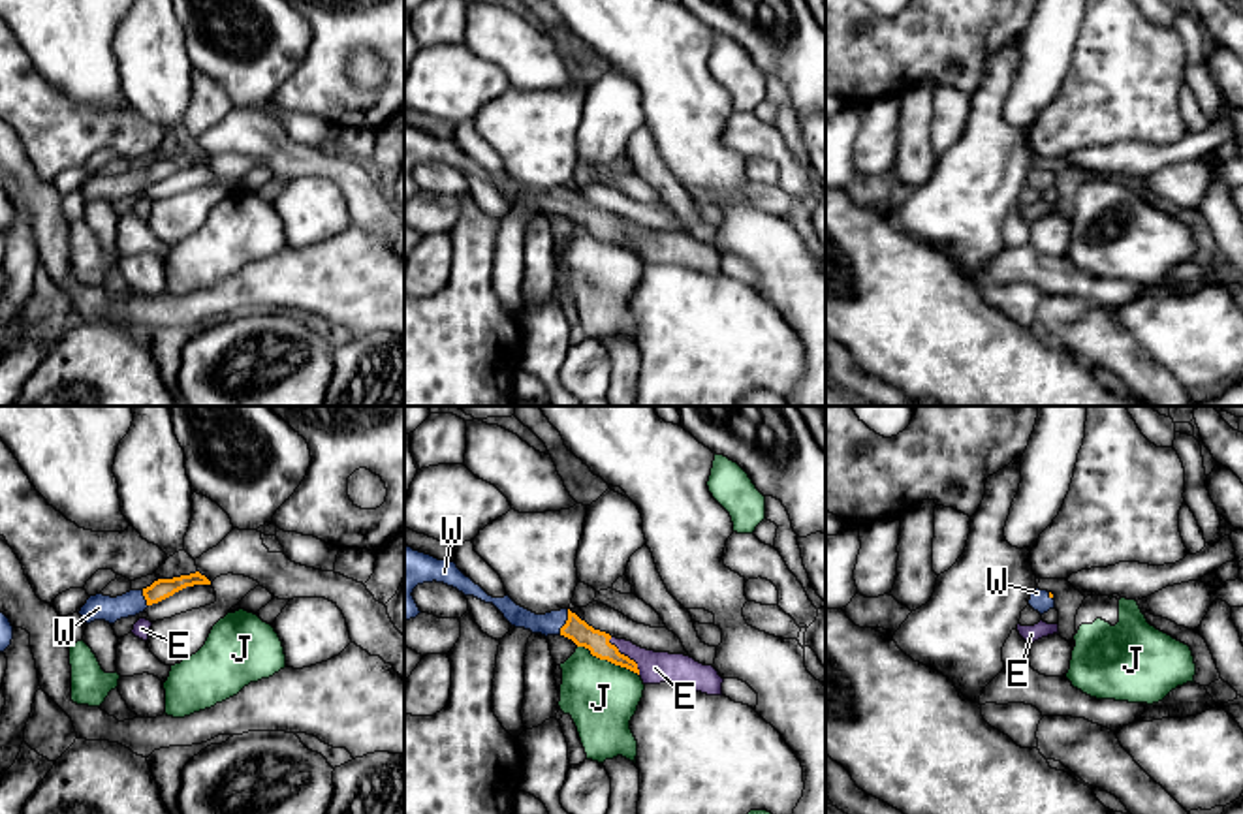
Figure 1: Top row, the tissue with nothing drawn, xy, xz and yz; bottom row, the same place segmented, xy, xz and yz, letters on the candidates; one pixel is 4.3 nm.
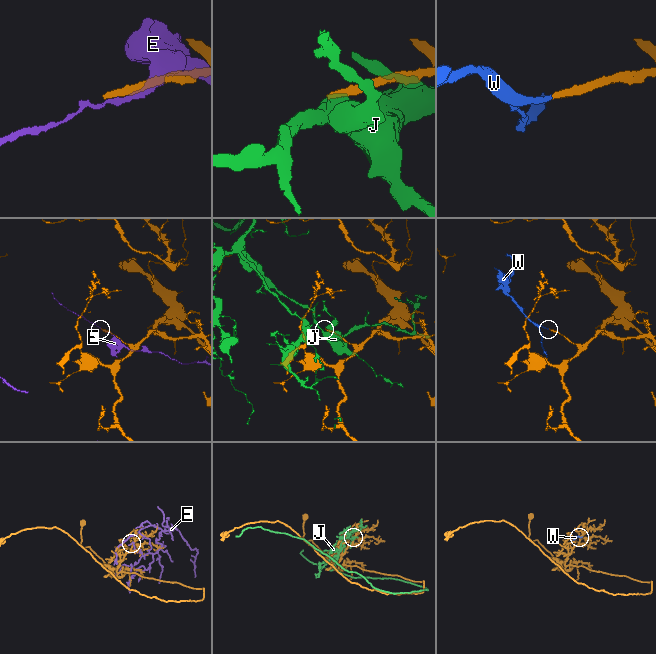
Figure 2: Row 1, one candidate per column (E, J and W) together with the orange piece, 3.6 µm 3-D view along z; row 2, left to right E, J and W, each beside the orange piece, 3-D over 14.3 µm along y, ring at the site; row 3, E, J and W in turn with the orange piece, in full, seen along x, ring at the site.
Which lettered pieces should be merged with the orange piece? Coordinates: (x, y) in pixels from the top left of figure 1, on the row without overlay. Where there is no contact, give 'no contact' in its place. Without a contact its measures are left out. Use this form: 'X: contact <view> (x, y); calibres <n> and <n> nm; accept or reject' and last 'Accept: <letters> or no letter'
E: contact xz (627, 235); calibres 100 and 140 nm; reject
J: contact xz (608, 239); calibres 100 and 300 nm; reject
W: contact xz (566, 200); calibres 100 and 100 nm; accept
Accept: W

